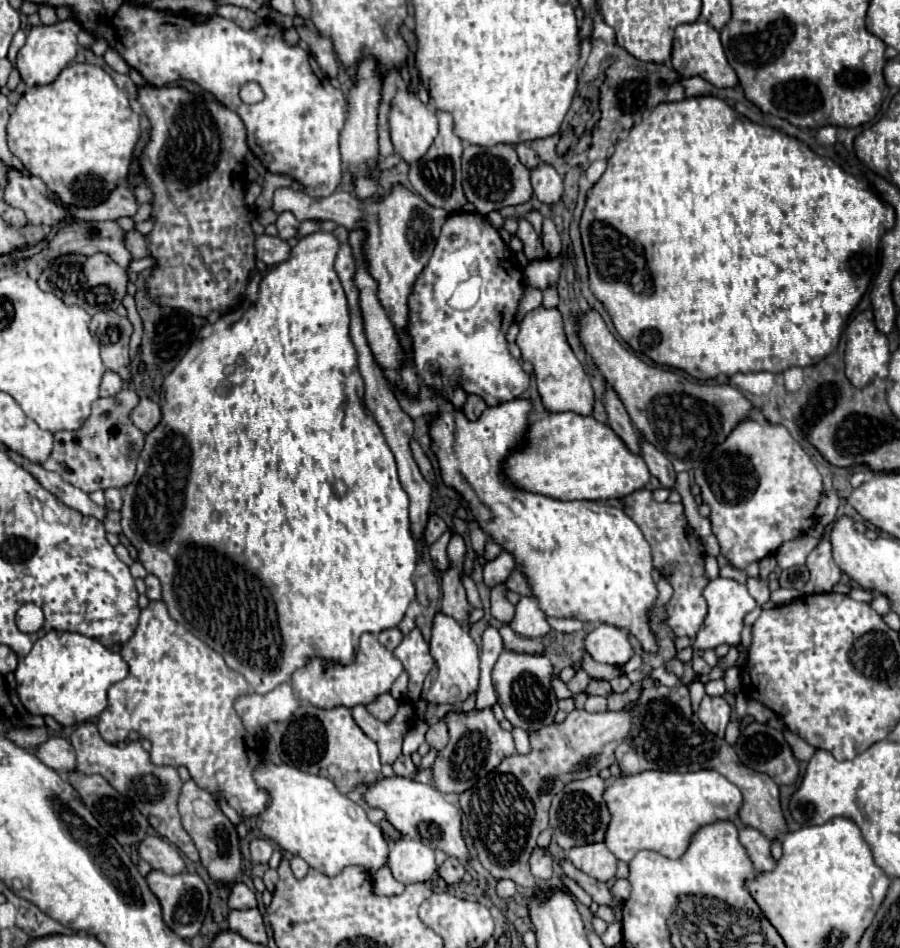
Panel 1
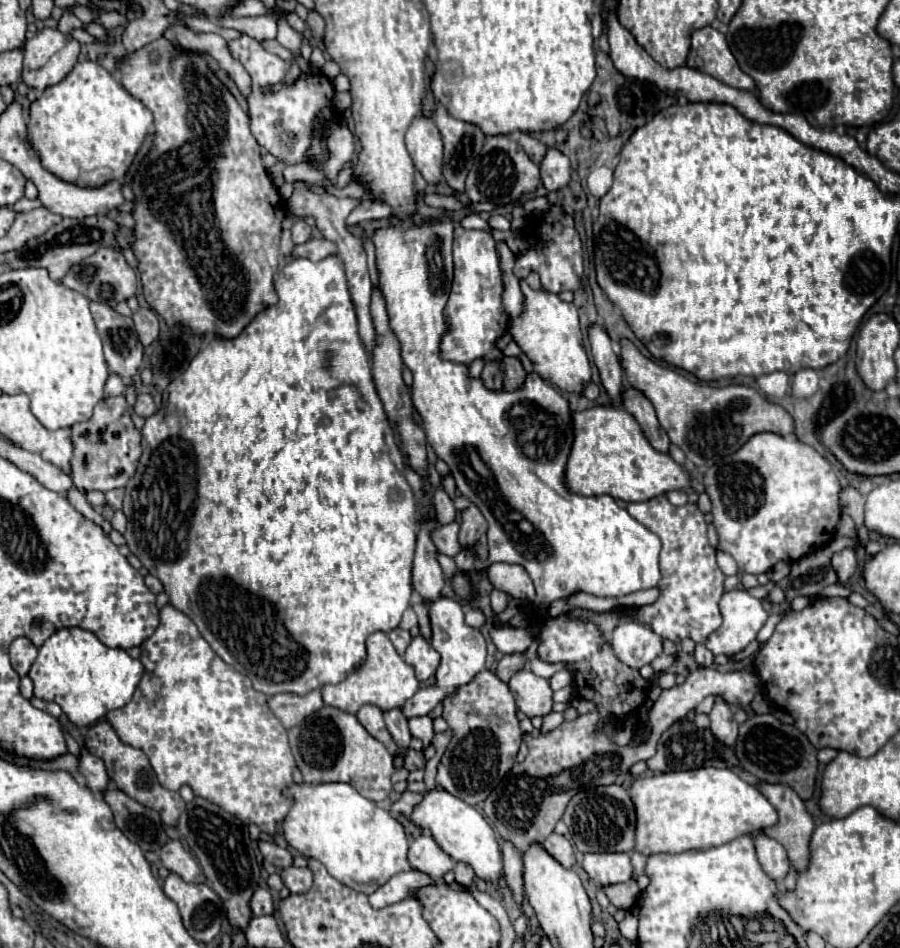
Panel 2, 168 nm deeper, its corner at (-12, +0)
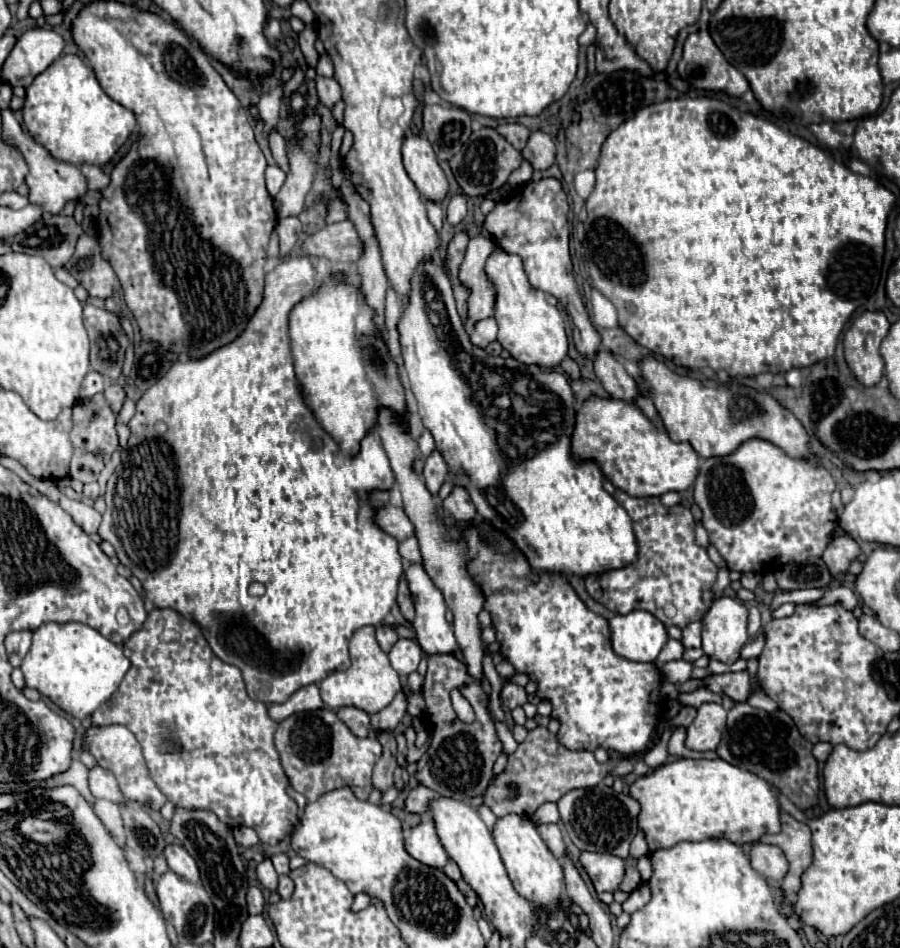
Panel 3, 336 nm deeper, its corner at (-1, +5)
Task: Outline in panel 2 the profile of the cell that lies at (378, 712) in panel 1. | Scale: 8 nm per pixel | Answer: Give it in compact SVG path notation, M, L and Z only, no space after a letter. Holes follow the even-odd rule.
M394 708L394 710L384 712L384 720L386 720L386 726L388 726L390 736L394 738L396 746L398 746L398 754L394 756L394 766L396 768L402 768L404 754L408 752L408 744L412 740L410 730L408 730L408 720L402 716L400 708Z

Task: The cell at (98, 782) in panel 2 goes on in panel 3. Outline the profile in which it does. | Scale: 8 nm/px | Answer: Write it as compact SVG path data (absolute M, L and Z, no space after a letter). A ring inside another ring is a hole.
M95 765L89 769L89 789L93 793L93 797L101 797L101 799L109 799L113 803L125 803L127 799L121 795L117 781L113 777L111 771L105 771L103 767Z

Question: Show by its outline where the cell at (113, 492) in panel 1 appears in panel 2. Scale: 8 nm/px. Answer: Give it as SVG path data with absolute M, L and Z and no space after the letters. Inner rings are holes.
M118 488L118 490L108 490L106 494L106 504L112 508L112 510L120 510L122 508L122 498L124 498L124 490Z

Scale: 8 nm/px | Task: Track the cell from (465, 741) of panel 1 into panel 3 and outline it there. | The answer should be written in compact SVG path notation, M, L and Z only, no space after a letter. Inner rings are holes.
M431 655L423 697L427 703L427 719L429 723L433 723L433 741L427 753L417 763L417 781L443 797L471 803L473 797L483 795L483 791L487 789L493 777L493 763L503 751L503 745L495 731L495 723L491 721L487 711L489 695L483 691L481 681L467 673L467 665L463 661L455 659L453 655ZM453 687L459 687L465 699L475 709L475 721L471 725L459 721L451 707L449 691Z

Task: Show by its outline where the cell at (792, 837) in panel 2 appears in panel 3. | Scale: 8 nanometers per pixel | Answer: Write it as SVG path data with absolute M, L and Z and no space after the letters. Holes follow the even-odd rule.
M781 811L781 831L777 835L763 835L759 839L761 843L771 843L777 845L787 861L789 861L789 871L785 879L781 881L785 893L797 893L801 887L801 873L809 867L811 863L811 831L805 823L793 819L787 811Z

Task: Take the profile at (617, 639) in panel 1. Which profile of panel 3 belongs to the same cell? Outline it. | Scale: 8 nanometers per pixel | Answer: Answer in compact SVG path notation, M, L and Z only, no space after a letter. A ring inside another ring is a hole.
M631 611L609 619L613 651L629 661L655 661L667 643L665 625L647 611Z

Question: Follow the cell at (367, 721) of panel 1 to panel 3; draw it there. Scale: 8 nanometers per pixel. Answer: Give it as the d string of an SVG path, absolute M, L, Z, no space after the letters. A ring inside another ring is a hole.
M341 707L341 709L337 709L337 715L357 737L369 737L373 733L369 713L365 713L363 709Z

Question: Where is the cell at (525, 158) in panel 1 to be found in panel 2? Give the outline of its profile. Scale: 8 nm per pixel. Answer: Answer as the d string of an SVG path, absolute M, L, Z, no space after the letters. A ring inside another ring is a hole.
M524 132L524 134L520 136L518 144L524 148L524 152L530 156L530 160L532 160L534 164L540 164L540 162L542 162L542 158L544 158L544 154L546 154L546 146L544 146L540 140L536 140L536 138L532 138L530 134Z

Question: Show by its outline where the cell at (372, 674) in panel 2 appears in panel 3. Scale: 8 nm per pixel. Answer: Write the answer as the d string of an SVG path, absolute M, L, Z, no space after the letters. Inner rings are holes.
M361 627L353 633L349 641L349 654L351 656L349 669L335 671L319 683L319 693L323 703L335 711L345 705L355 705L367 711L369 715L385 709L393 701L393 695L401 689L401 683L397 671L389 663L389 657L381 651L375 639L375 627Z

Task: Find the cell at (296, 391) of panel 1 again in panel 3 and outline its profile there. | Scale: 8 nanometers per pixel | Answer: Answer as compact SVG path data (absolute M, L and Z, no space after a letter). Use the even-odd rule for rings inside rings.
M293 255L281 261L271 273L267 273L263 303L257 307L245 331L235 341L231 341L225 347L219 347L217 351L201 359L177 361L163 379L159 379L151 389L145 391L145 395L137 401L133 419L129 421L131 437L127 447L121 451L121 465L117 465L115 473L107 481L107 511L103 513L103 523L99 527L101 539L109 541L115 547L119 561L127 565L133 571L133 575L143 583L145 597L151 603L155 603L155 607L169 607L179 611L187 619L193 619L203 629L203 635L211 645L213 653L221 661L241 669L249 697L263 703L283 703L299 687L319 683L331 671L347 669L351 663L347 651L351 635L363 625L377 625L385 619L385 615L395 605L397 583L403 575L403 557L397 551L399 543L395 537L377 527L377 509L369 499L369 493L391 491L395 483L395 475L381 447L381 441L369 431L361 441L359 453L343 453L339 445L333 441L333 437L325 433L323 427L319 427L313 411L307 407L303 399L301 387L297 385L289 343L289 313L299 301L303 301L319 289L315 275L317 271L311 259L305 255ZM157 423L163 423L167 427L165 433L157 433Z

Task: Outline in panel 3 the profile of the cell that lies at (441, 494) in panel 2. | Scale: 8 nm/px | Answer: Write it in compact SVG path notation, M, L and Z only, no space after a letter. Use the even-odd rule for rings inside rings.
M433 451L431 457L427 457L427 463L425 463L425 469L423 469L423 475L425 475L425 485L429 489L429 493L437 499L439 495L439 489L447 477L447 467L445 467L445 461L441 459L441 455L437 451Z

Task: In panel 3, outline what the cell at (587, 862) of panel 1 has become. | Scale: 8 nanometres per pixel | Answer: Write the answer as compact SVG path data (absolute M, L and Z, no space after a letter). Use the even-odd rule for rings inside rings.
M583 851L579 857L583 869L587 871L589 879L593 881L593 887L597 893L601 891L615 891L623 879L625 865L621 857L615 857L611 853L589 853Z

